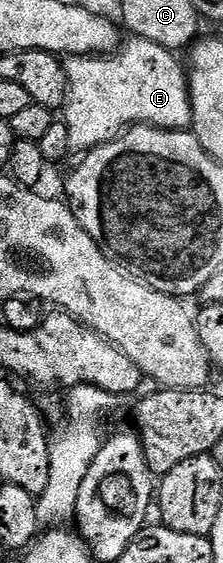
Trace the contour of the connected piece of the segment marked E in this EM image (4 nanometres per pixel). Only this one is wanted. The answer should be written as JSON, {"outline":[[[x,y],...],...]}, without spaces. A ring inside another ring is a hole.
{"outline":[[[134,37],[129,41],[131,43],[123,42],[117,51],[108,55],[79,55],[65,60],[68,91],[64,121],[68,125],[68,141],[75,152],[85,153],[111,143],[123,131],[139,125],[162,127],[165,131],[184,131],[194,122],[188,71],[182,68],[179,56],[147,39]]]}

